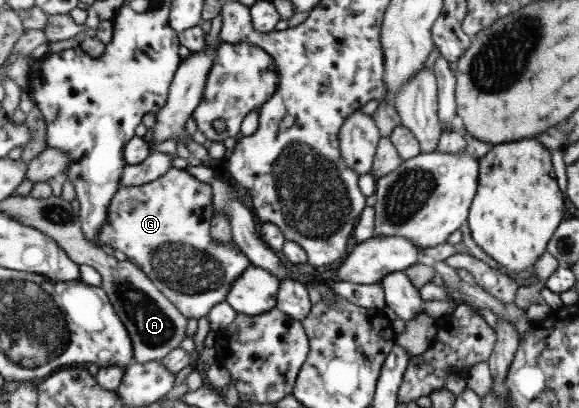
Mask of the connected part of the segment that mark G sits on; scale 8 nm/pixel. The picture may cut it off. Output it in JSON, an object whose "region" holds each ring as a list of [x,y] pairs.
{"region":[[[170,168],[150,182],[141,184],[139,186],[129,186],[128,188],[118,188],[118,190],[113,194],[111,201],[109,202],[109,207],[107,207],[107,214],[105,215],[105,221],[99,225],[99,233],[97,233],[97,244],[103,246],[109,246],[114,250],[121,251],[126,257],[126,261],[133,264],[137,269],[141,270],[143,274],[153,284],[157,287],[157,290],[160,290],[161,293],[165,295],[165,298],[168,298],[169,301],[175,305],[177,311],[183,315],[186,319],[188,318],[201,318],[205,316],[209,309],[219,302],[223,302],[227,296],[229,287],[233,284],[233,280],[237,279],[241,272],[249,266],[248,259],[238,250],[237,244],[233,240],[229,242],[213,242],[211,234],[209,234],[210,220],[214,214],[213,208],[211,207],[211,188],[209,184],[204,184],[196,180],[194,176],[189,174],[187,170],[179,168]]]}

